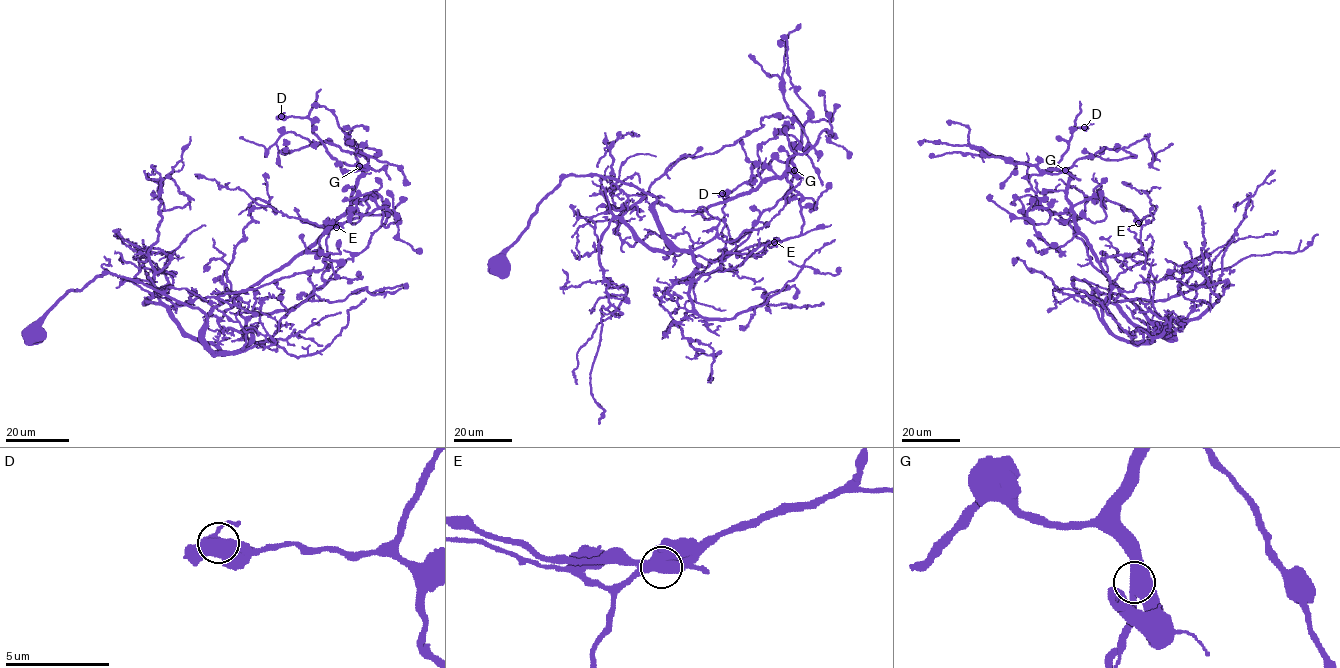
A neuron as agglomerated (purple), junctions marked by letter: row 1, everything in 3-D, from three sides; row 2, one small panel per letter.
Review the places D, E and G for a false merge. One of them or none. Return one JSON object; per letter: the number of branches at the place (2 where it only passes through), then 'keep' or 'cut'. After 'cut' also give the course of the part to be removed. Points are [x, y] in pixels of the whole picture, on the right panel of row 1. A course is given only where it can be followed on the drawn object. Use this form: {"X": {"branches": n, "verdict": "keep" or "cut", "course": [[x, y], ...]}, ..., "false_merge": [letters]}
{"D": {"branches": 3, "verdict": "keep"}, "E": {"branches": 3, "verdict": "cut", "course": [[1138, 223], [1156, 206], [1151, 204], [1145, 191], [1149, 192], [1125, 185], [1130, 183]]}, "G": {"branches": 3, "verdict": "keep"}, "false_merge": ["E"]}

